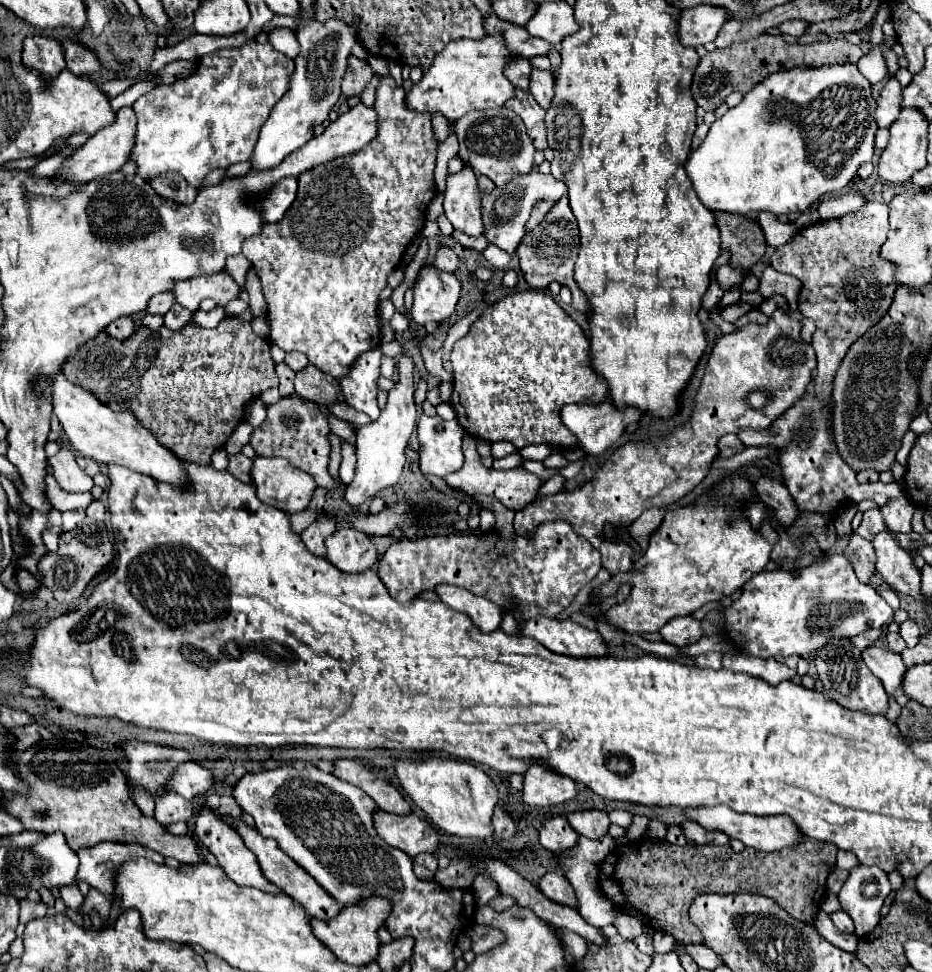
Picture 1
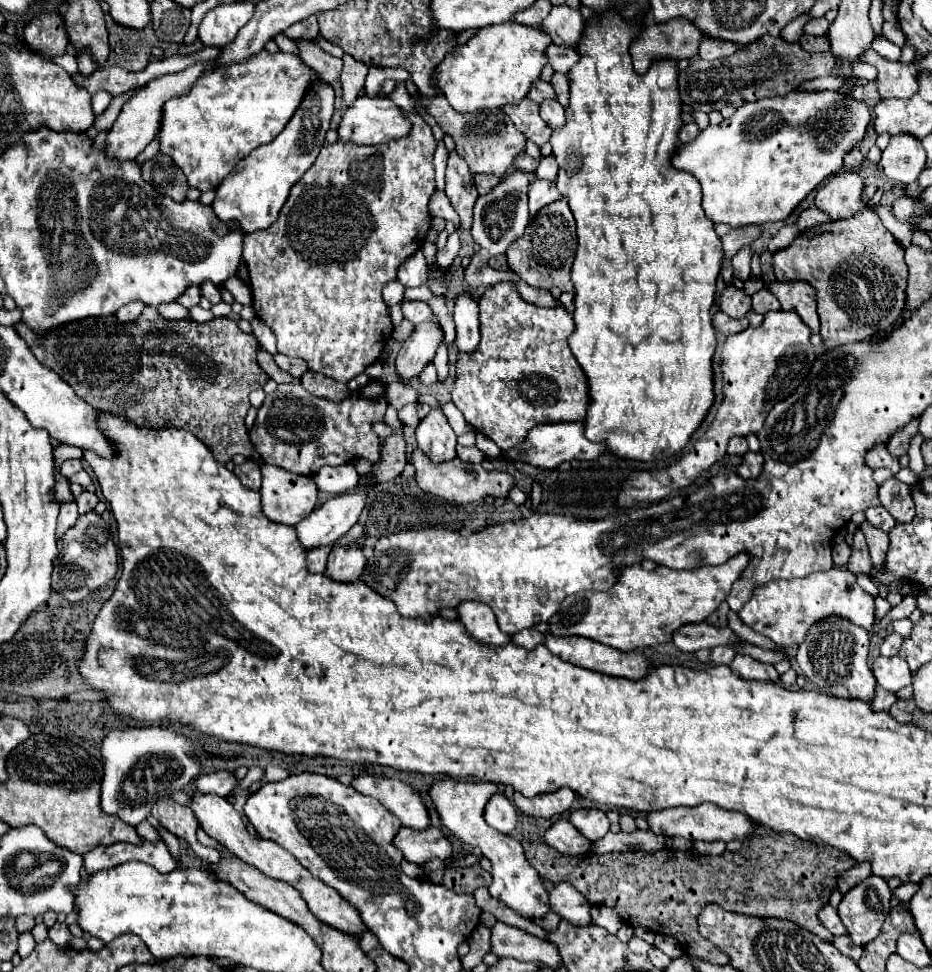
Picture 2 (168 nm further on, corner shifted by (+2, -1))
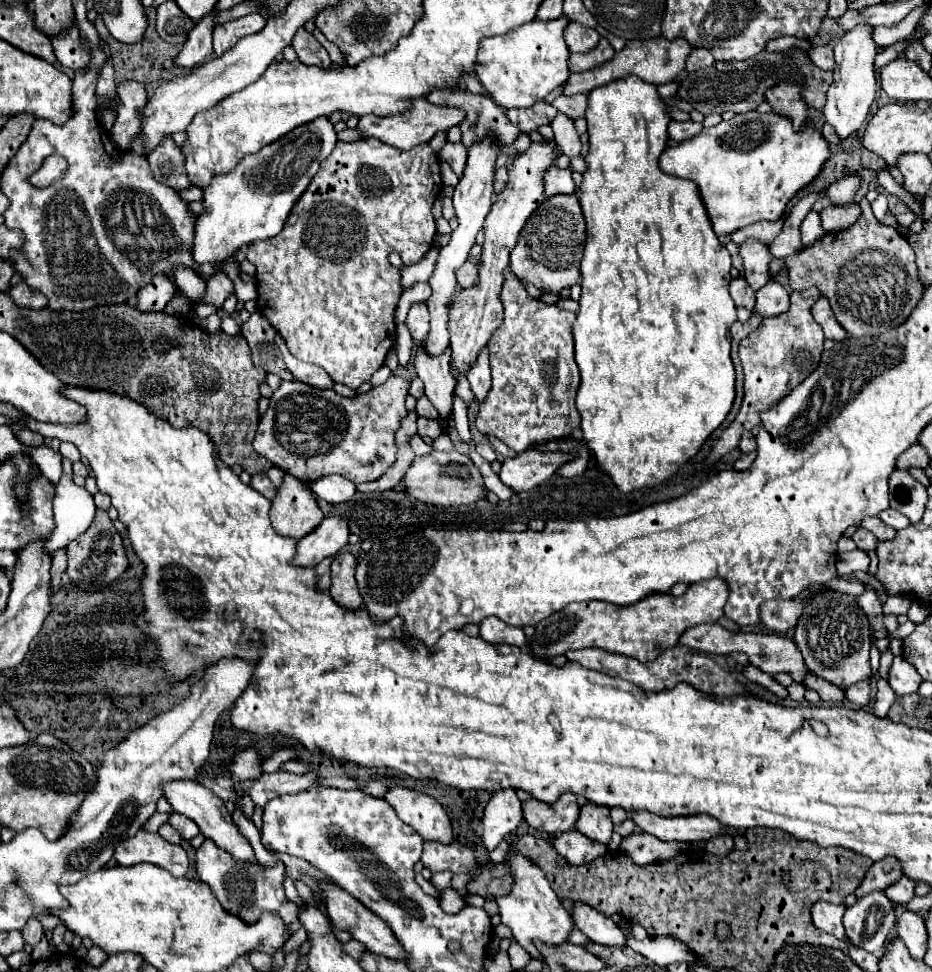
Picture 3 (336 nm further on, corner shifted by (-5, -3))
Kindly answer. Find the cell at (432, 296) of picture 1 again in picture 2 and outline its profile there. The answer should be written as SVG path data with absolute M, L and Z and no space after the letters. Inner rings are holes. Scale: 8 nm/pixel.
M405 301L401 307L403 307L405 319L411 321L413 325L419 325L419 323L423 323L423 321L433 321L433 319L437 319L437 317L433 315L431 307L429 307L427 303L423 303L423 301Z

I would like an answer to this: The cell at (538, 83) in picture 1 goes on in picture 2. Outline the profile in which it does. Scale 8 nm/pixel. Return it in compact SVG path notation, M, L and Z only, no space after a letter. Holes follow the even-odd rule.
M545 101L541 103L541 119L551 129L561 129L565 125L565 109L559 101Z

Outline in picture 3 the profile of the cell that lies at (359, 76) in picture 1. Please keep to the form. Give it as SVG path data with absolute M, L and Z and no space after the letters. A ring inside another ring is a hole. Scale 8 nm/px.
M298 29L296 31L296 35L292 39L292 47L294 47L294 51L298 53L298 59L304 65L316 65L316 67L322 67L322 69L332 67L332 61L330 61L328 51L306 29Z

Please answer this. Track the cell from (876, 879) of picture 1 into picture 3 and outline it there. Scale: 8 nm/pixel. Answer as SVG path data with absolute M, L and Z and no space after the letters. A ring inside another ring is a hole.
M884 891L862 895L844 913L844 929L852 945L880 955L886 935L896 927L896 907Z

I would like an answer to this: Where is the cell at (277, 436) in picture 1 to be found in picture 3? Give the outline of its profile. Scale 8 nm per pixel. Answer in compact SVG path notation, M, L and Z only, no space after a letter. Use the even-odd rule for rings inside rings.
M390 375L384 385L348 399L332 389L316 389L300 381L282 381L270 397L268 411L260 417L254 449L272 465L304 483L332 473L352 483L374 481L396 461L394 433L406 415L404 399L408 389L408 379Z

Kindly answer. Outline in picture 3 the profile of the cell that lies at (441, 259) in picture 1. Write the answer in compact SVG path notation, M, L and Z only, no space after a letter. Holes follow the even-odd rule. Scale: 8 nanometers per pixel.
M486 347L478 353L478 357L474 359L474 365L470 365L468 381L472 385L476 399L482 401L486 397L486 393L490 391L490 363L488 363L488 349Z

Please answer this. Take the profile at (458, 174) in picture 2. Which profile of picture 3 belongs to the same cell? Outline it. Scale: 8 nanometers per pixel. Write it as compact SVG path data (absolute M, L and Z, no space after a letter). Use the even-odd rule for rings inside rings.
M446 143L438 155L440 155L442 161L448 161L448 159L450 159L450 167L454 169L454 173L456 173L458 177L462 177L462 175L464 175L464 169L466 169L466 157L468 157L466 153L468 153L468 151L464 149L462 143L456 143L456 145Z

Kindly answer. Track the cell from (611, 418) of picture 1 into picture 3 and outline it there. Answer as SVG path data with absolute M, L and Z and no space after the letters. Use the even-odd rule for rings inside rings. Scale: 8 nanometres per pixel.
M530 447L516 457L508 457L502 463L500 479L514 491L530 491L532 487L548 481L564 463L576 457L574 451L548 451Z

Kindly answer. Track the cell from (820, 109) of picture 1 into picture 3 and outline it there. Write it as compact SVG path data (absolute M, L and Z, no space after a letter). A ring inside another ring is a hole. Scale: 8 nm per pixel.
M742 113L734 115L730 121L722 121L716 127L704 127L696 137L670 145L660 157L660 169L682 179L690 179L698 185L702 201L708 209L710 221L716 235L730 235L732 231L752 225L756 221L778 221L786 213L790 199L812 183L826 161L832 157L830 143L824 135L812 125L806 123L800 131L794 131L794 125L788 117L776 113Z

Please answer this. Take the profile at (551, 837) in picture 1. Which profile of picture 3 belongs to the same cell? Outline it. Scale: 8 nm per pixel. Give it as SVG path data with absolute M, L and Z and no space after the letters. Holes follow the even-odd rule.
M576 829L568 831L568 833L556 835L554 841L552 841L552 845L572 865L582 865L582 863L594 861L596 857L600 857L600 855L604 855L608 851L606 845L600 845L600 843L584 837Z

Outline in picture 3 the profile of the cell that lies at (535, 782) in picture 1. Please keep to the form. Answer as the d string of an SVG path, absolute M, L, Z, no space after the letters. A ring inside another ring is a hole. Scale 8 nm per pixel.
M564 793L554 803L528 799L522 803L522 809L524 809L524 819L530 827L558 835L558 833L574 829L580 805L574 793Z

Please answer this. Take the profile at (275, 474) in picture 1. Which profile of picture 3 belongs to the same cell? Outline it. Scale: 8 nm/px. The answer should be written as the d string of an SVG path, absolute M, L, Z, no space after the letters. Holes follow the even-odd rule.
M284 475L270 509L270 521L276 533L300 539L310 533L322 517L324 513L316 503L314 491L300 479Z

